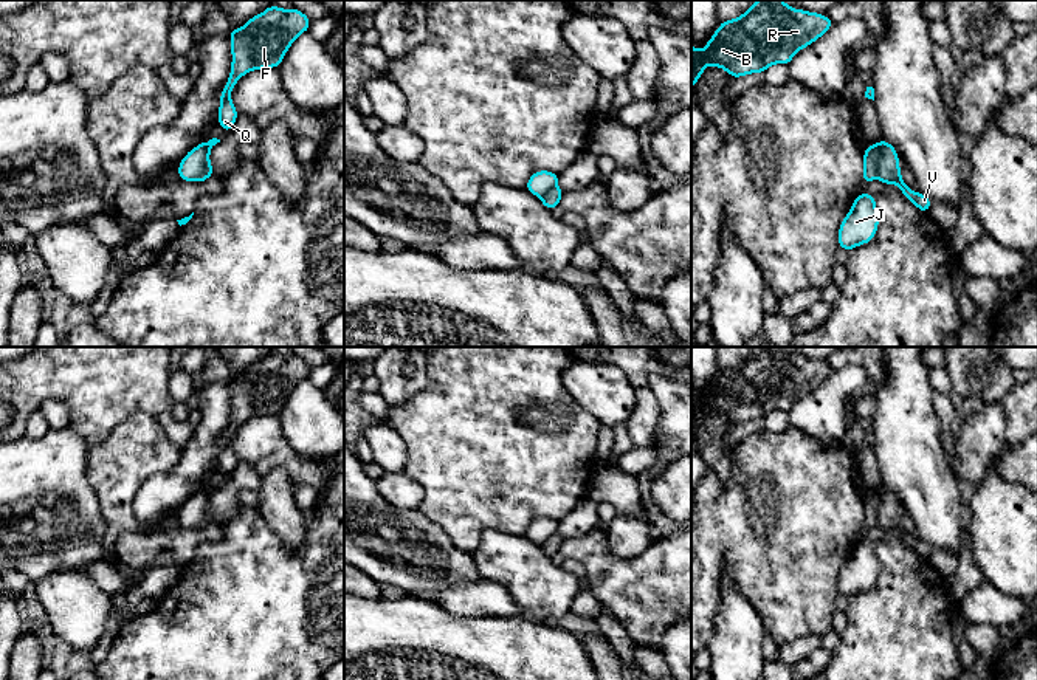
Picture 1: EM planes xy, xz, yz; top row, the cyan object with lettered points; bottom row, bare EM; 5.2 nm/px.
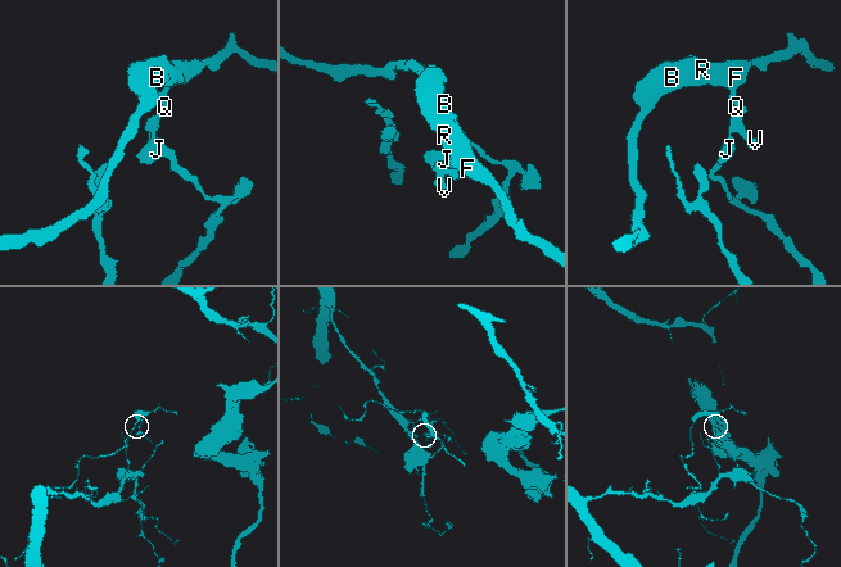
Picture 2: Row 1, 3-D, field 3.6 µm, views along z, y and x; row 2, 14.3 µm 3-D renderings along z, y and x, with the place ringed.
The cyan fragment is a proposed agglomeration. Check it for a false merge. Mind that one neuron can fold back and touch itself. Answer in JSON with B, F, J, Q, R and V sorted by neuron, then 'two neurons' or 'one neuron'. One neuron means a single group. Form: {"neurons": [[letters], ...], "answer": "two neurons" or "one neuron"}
{"neurons": [["B", "F", "Q", "R", "V"], ["J"]], "answer": "two neurons"}

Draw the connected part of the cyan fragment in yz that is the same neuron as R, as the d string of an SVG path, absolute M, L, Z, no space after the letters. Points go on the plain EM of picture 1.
M758 347L736 366L721 369L702 398L691 392L691 435L707 412L725 417L733 426L764 420L773 410L789 412L792 404L820 386L834 369L820 361L794 356L783 347Z

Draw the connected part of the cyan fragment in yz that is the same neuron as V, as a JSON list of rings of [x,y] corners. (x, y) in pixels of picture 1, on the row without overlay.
[[[880,486],[877,491],[880,493],[880,497],[882,497],[882,503],[879,507],[879,524],[877,525],[885,533],[894,530],[908,548],[911,548],[924,561],[928,561],[932,547],[921,539],[911,537],[904,530],[902,522],[901,522],[901,514],[899,514],[899,502],[896,496],[885,486]]]

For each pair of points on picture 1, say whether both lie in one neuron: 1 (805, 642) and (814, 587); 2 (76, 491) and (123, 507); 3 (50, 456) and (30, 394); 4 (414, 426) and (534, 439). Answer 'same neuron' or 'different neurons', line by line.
1: different neurons
2: different neurons
3: different neurons
4: same neuron

